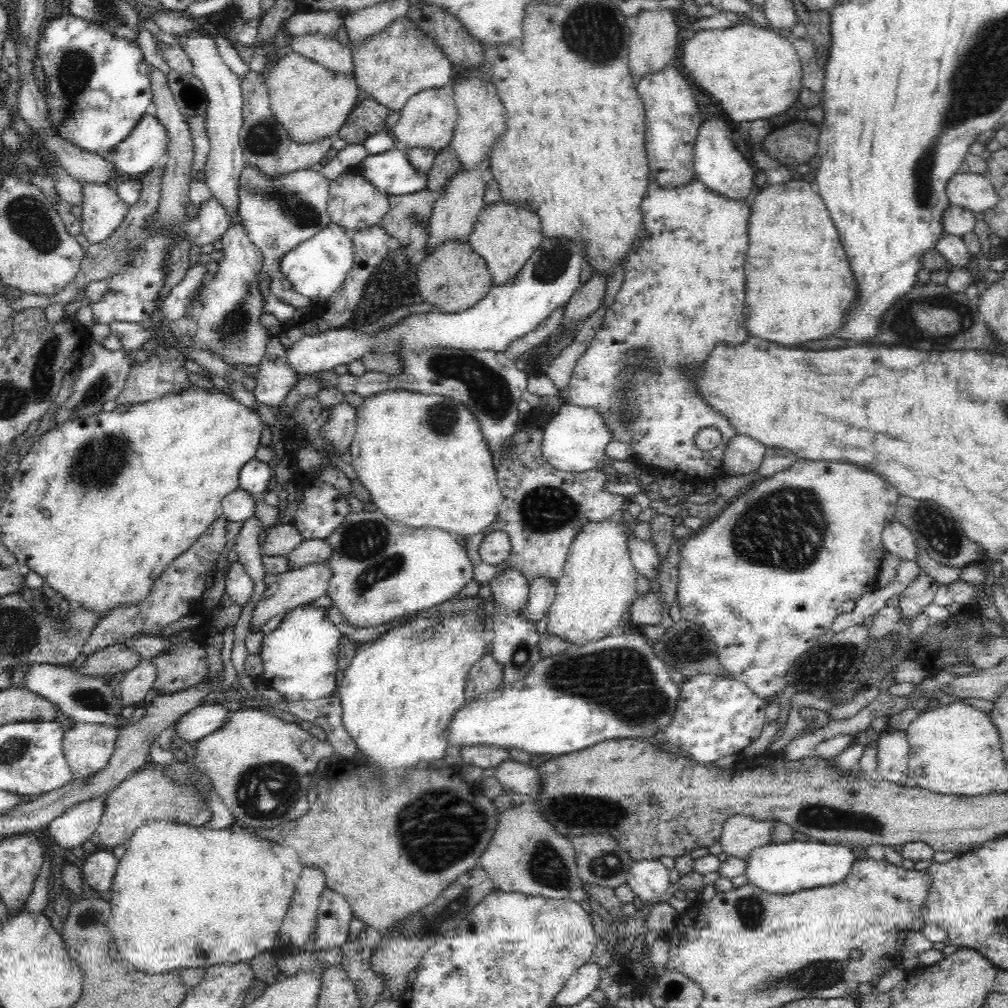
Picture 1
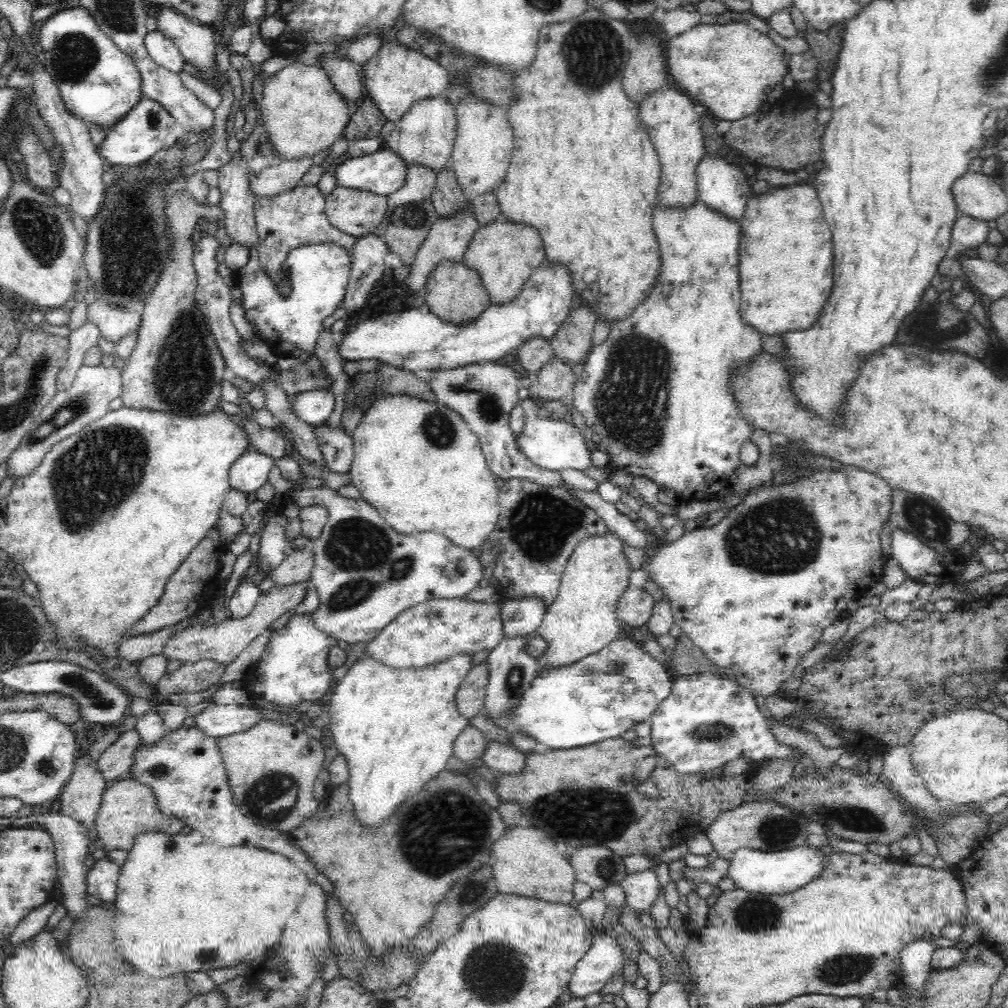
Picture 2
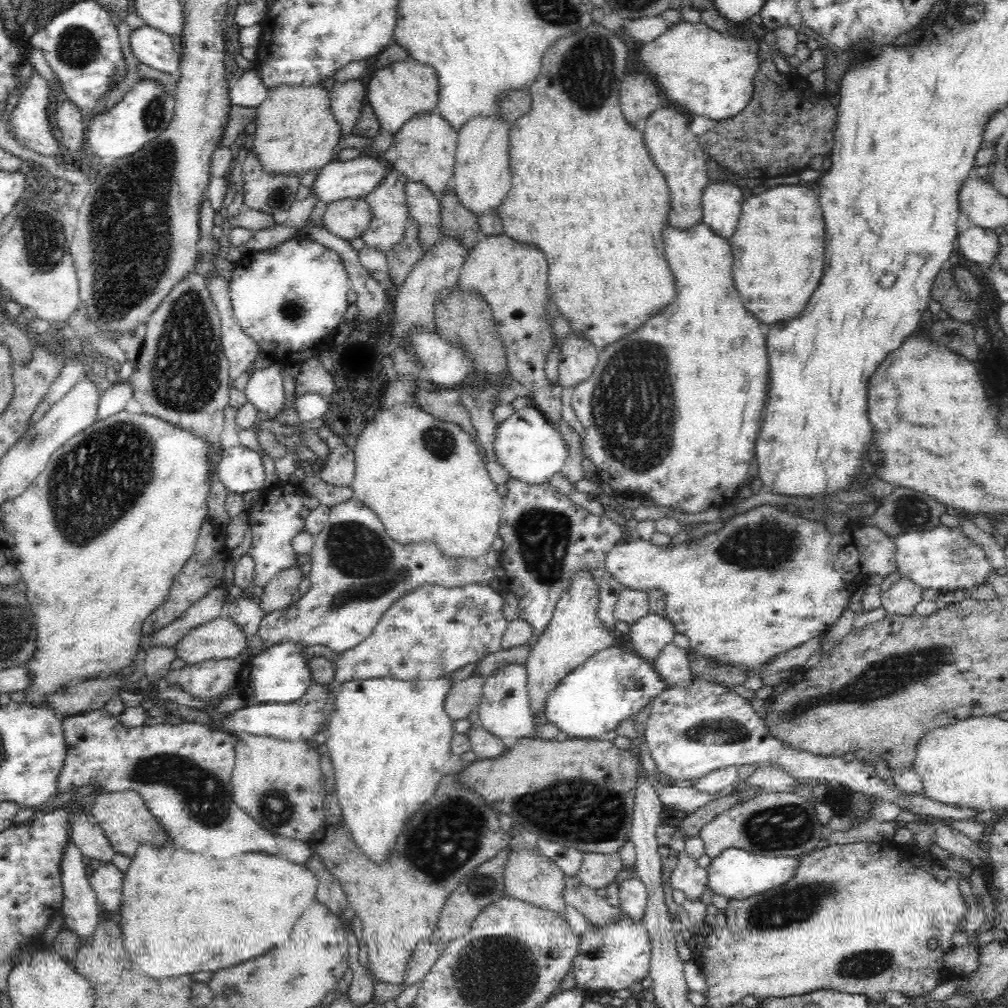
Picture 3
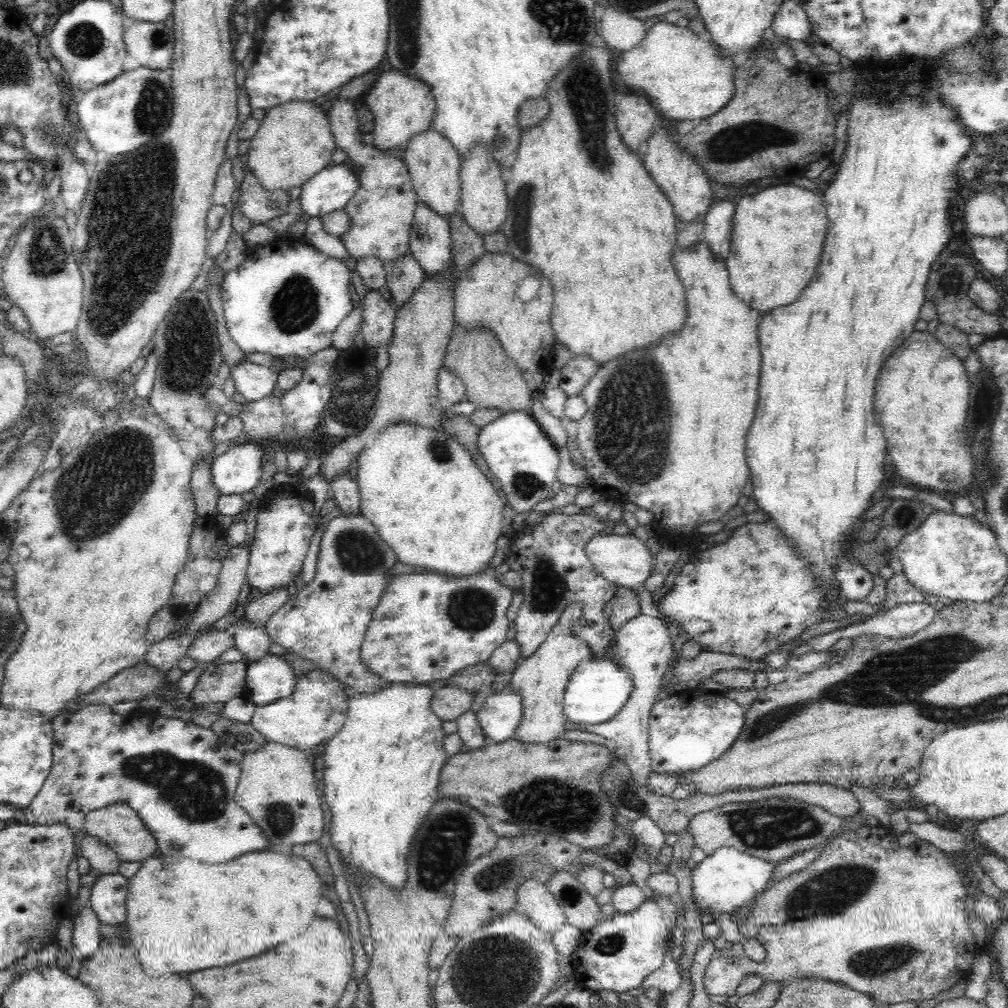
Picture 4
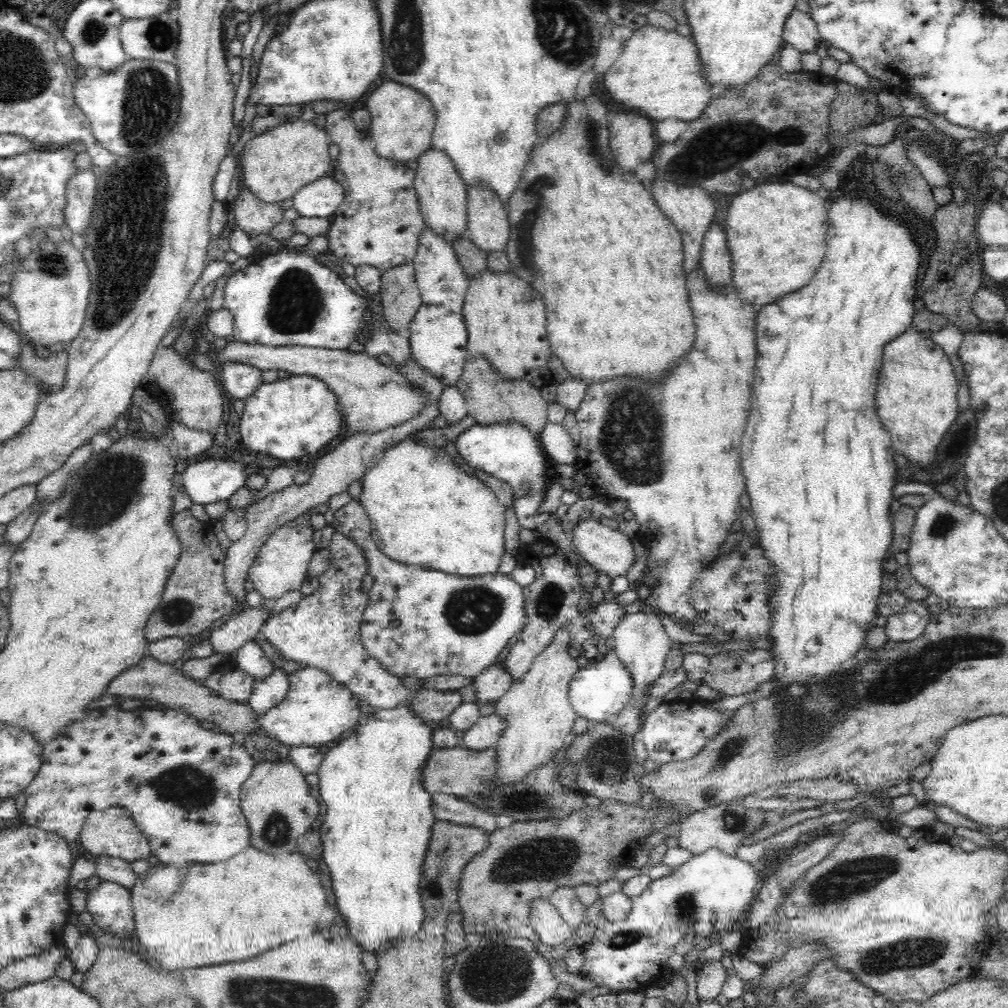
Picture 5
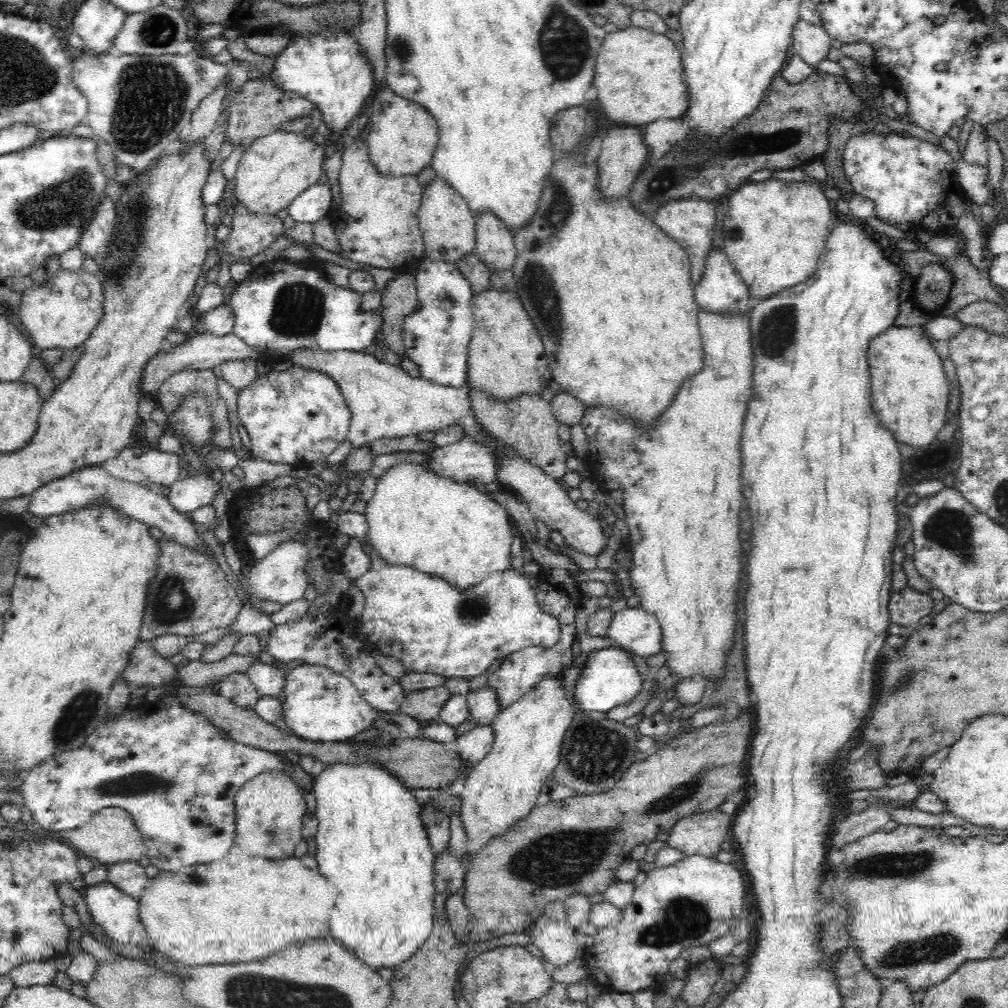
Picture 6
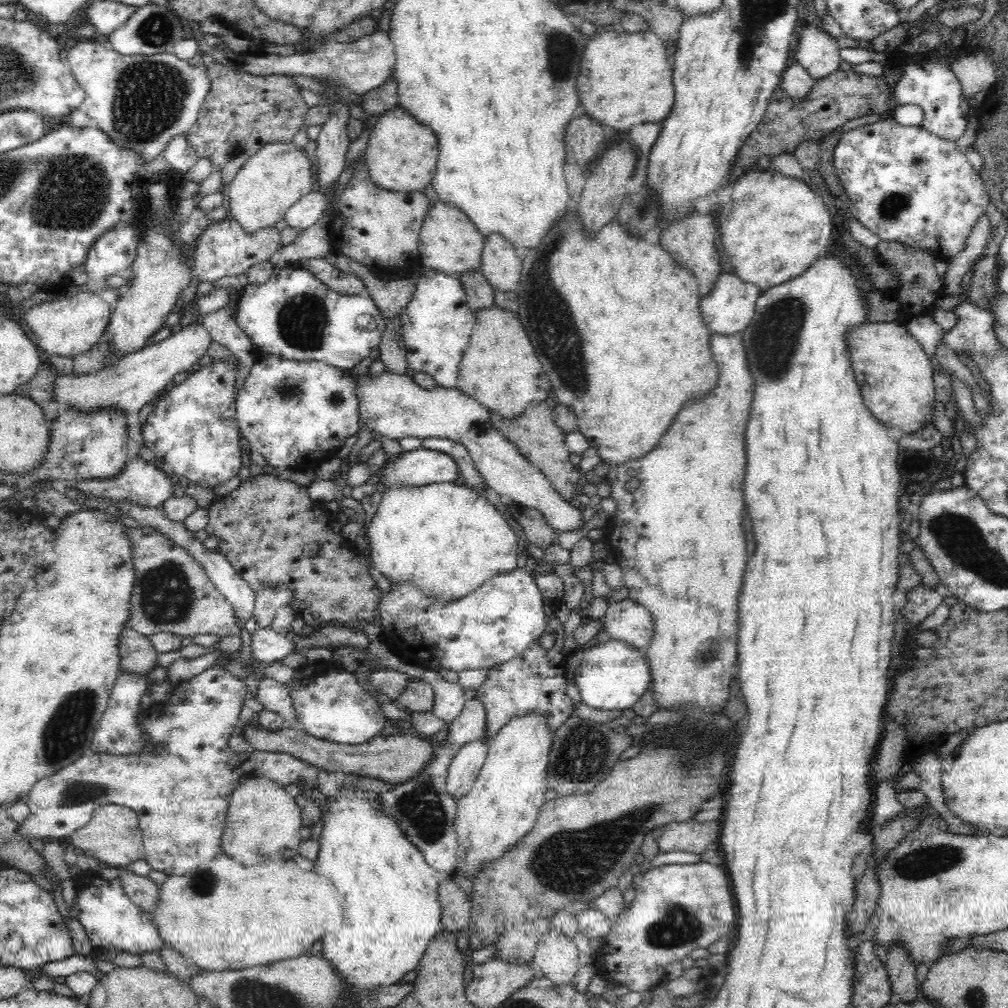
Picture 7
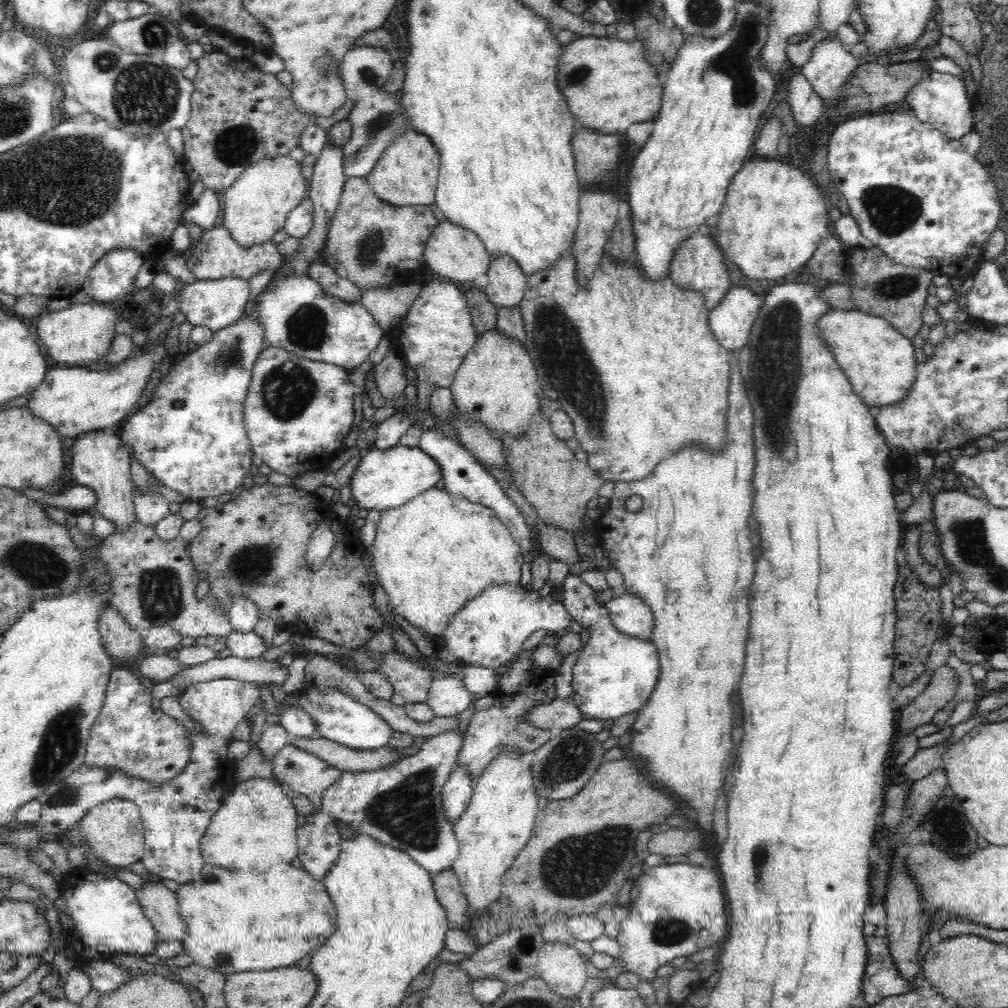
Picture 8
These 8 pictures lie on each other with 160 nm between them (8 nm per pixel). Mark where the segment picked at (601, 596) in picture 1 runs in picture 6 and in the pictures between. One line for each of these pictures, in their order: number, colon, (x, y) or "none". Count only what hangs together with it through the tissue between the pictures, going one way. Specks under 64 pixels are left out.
2: (582, 620)
3: (574, 634)
4: (541, 679)
5: (538, 714)
6: (503, 787)

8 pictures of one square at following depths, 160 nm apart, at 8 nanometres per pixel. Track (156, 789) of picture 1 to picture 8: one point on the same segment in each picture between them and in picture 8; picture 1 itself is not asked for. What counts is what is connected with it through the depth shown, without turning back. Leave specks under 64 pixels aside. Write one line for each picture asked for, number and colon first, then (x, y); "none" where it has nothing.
2: (127, 808)
3: (126, 821)
4: (121, 828)
5: (112, 832)
6: (111, 836)
7: (113, 835)
8: (113, 830)

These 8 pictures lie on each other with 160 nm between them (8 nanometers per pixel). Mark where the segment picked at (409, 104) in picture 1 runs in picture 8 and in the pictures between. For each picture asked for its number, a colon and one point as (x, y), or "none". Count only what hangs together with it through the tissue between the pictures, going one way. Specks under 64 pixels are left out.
2: (425, 135)
3: (424, 148)
4: (434, 165)
5: (442, 198)
6: (447, 226)
7: (449, 242)
8: (456, 254)

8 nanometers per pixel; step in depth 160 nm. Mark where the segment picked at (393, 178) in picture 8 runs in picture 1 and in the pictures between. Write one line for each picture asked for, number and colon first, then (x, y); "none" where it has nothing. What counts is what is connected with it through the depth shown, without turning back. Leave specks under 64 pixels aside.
1: (391, 66)
2: (397, 76)
3: (404, 89)
4: (402, 107)
5: (402, 119)
6: (402, 139)
7: (401, 155)

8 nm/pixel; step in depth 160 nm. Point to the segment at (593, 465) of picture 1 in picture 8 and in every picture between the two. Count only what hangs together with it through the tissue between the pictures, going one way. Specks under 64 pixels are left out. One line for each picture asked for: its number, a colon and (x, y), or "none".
2: (551, 445)
3: (525, 445)
4: (515, 449)
5: (508, 451)
6: (465, 460)
7: (421, 466)
8: (388, 478)

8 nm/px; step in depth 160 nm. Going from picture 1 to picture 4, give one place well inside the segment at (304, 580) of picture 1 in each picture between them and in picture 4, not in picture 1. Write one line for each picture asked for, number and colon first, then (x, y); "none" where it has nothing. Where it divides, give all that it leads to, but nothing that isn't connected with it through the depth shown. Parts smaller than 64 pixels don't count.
2: (223, 641)
3: (218, 639)
4: (205, 647)

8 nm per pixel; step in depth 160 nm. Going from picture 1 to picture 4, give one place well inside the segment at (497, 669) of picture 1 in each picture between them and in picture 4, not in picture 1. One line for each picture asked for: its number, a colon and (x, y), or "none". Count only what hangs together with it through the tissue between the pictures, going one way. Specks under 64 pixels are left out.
2: (469, 697)
3: (464, 695)
4: (447, 703)

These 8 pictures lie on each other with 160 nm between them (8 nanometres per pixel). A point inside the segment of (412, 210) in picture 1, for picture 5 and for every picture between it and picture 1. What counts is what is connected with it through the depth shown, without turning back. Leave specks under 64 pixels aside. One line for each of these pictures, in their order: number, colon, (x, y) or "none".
2: (409, 225)
3: (401, 258)
4: (404, 275)
5: (399, 295)

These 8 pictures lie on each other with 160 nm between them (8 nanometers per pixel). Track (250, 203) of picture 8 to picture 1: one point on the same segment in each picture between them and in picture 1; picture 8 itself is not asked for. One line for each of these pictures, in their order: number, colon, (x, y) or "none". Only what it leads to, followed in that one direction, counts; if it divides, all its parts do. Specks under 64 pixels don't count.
1: (311, 102)
2: (303, 114)
3: (296, 132)
4: (294, 142)
5: (276, 164)
6: (274, 170)
7: (278, 175)

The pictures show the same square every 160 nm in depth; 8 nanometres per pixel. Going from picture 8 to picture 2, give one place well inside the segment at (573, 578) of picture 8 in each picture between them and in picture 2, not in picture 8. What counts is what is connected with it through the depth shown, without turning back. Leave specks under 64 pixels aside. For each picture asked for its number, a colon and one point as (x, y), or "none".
2: (601, 696)
3: (595, 697)
4: (596, 691)
5: (598, 692)
6: (609, 677)
7: (612, 675)

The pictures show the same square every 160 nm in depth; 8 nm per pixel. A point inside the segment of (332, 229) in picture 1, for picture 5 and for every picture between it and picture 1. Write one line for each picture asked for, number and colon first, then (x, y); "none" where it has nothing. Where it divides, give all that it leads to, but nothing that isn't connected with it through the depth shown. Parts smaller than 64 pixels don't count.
2: (319, 273)
3: (290, 300)
4: (287, 299)
5: (287, 299)

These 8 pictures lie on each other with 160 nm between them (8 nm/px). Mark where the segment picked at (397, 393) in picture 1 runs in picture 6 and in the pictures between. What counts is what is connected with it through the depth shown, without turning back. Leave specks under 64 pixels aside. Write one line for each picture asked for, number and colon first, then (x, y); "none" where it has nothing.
2: (417, 463)
3: (424, 479)
4: (420, 490)
5: (424, 511)
6: (416, 519)

